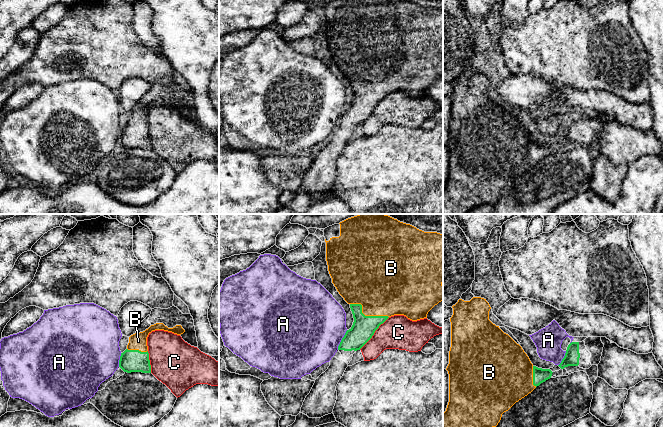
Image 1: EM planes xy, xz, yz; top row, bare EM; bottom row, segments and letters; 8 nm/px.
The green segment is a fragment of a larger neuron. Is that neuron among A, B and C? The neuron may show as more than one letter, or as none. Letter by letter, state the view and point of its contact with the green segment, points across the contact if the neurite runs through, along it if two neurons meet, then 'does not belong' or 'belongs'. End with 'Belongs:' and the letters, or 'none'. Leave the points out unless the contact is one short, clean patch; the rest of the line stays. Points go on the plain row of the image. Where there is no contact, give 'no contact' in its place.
A: xz (341, 116) | along xz (347, 106), (337, 125) | does not belong
B: xz (366, 92) | belongs
C: xz (374, 108) | does not belong
Belongs: B

